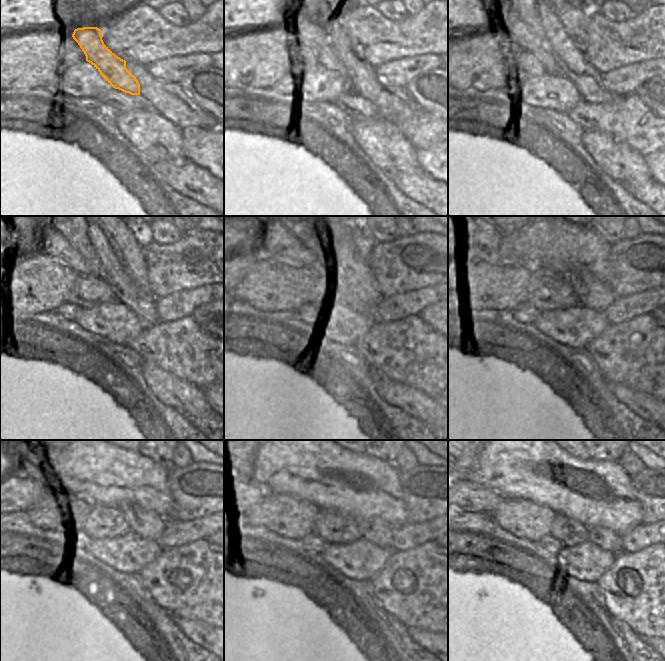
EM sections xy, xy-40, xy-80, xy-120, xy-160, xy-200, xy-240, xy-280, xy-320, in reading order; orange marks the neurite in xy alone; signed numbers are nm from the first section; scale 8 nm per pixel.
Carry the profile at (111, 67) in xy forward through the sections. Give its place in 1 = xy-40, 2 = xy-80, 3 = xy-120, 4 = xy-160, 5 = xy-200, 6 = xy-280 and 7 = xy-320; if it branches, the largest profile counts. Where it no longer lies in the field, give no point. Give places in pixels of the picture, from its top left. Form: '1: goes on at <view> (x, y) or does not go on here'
1: goes on at xy-40 (311, 38)
2: goes on at xy-80 (540, 48)
3: goes on at xy-120 (54, 244)
4: goes on at xy-160 (277, 241)
5: goes on at xy-200 (497, 247)
6: goes on at xy-280 (244, 460)
7: goes on at xy-320 (468, 460)

